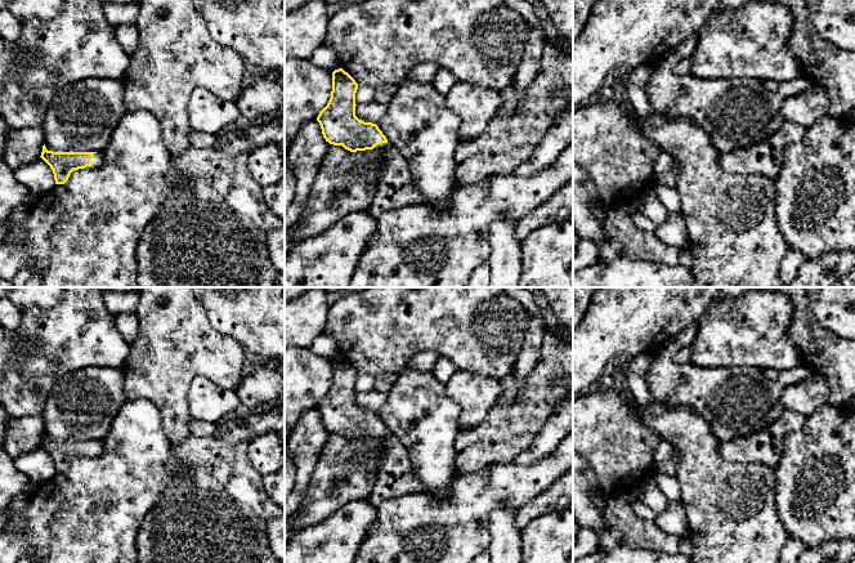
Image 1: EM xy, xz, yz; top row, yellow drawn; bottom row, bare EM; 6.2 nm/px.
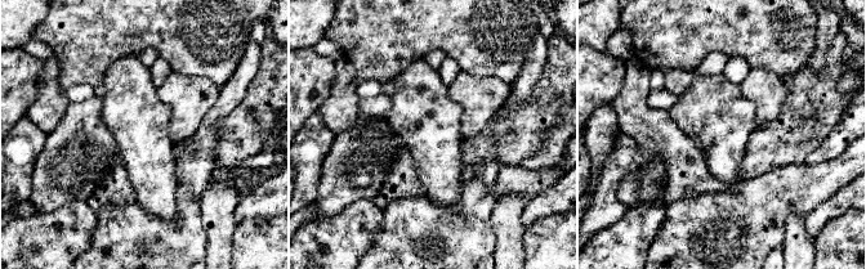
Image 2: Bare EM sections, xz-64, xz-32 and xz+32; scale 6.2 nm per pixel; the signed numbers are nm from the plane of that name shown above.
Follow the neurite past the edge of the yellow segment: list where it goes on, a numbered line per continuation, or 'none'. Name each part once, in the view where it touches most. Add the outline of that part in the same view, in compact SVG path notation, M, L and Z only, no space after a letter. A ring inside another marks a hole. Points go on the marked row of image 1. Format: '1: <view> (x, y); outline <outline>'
1: xy (97, 157); outline M97 152L93 155L93 160L91 160L91 166L88 169L98 169L102 165L102 152Z

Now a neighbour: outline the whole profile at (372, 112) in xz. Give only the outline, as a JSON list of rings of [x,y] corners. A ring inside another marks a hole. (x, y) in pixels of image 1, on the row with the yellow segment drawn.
[[[377,102],[355,106],[355,116],[364,122],[372,122],[377,125],[379,121],[384,119],[385,113],[386,106],[382,106]]]

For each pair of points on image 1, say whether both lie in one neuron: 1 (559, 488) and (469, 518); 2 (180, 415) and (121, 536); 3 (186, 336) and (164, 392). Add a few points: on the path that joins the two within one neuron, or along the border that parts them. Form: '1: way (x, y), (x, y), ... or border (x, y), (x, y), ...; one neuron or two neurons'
1: border (558, 479), (518, 509); two neurons
2: border (159, 411), (162, 419), (162, 430), (170, 443); two neurons
3: way (177, 351), (164, 363), (164, 378); one neuron

